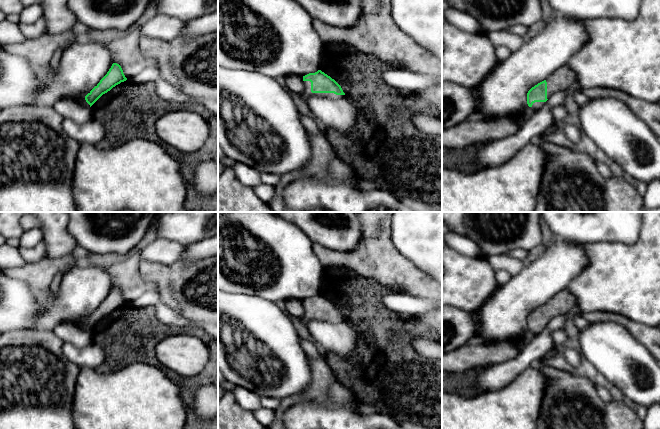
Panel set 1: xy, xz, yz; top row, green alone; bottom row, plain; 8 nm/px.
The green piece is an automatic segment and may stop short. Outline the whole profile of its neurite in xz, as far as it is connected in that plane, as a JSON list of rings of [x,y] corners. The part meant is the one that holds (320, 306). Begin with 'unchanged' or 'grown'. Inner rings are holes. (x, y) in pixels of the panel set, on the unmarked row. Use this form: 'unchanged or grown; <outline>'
grown; [[[321,294],[303,300],[303,305],[304,314],[300,320],[304,326],[315,320],[332,324],[345,322],[345,317],[341,310]]]

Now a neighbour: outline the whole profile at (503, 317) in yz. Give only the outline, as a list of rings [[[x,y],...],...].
[[[555,240],[533,262],[512,276],[505,285],[498,285],[489,299],[479,308],[479,321],[474,322],[474,335],[490,342],[513,342],[528,331],[527,317],[538,307],[546,304],[553,296],[568,288],[570,282],[586,267],[588,257],[584,249],[575,243]]]

